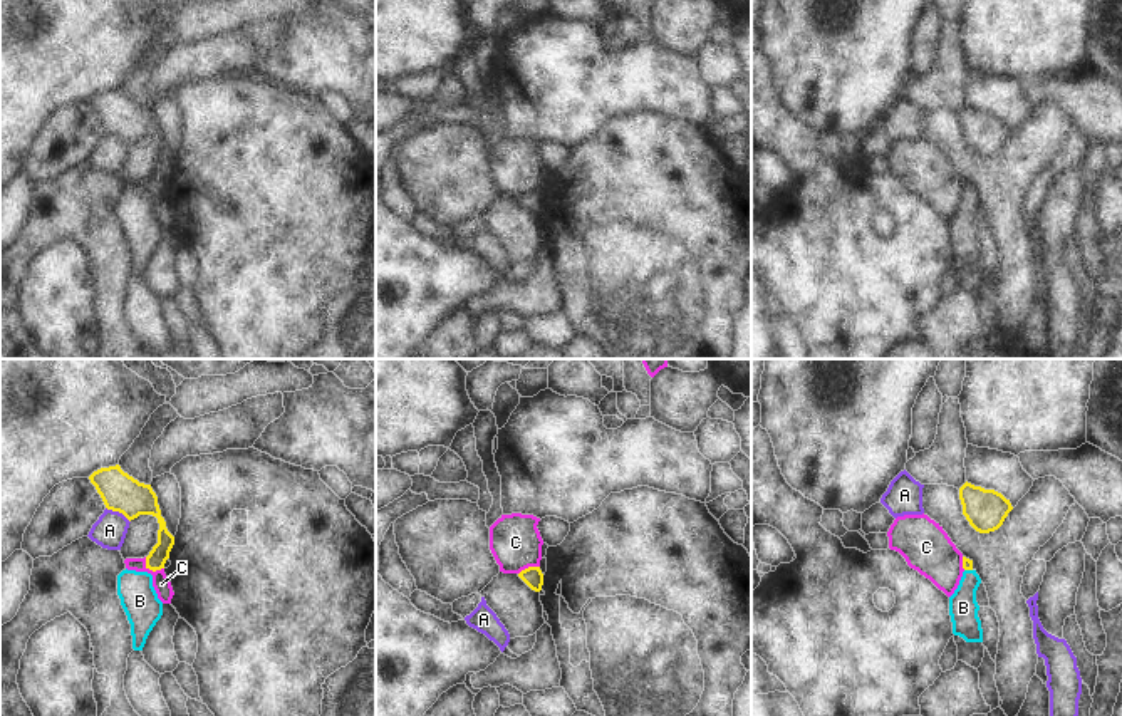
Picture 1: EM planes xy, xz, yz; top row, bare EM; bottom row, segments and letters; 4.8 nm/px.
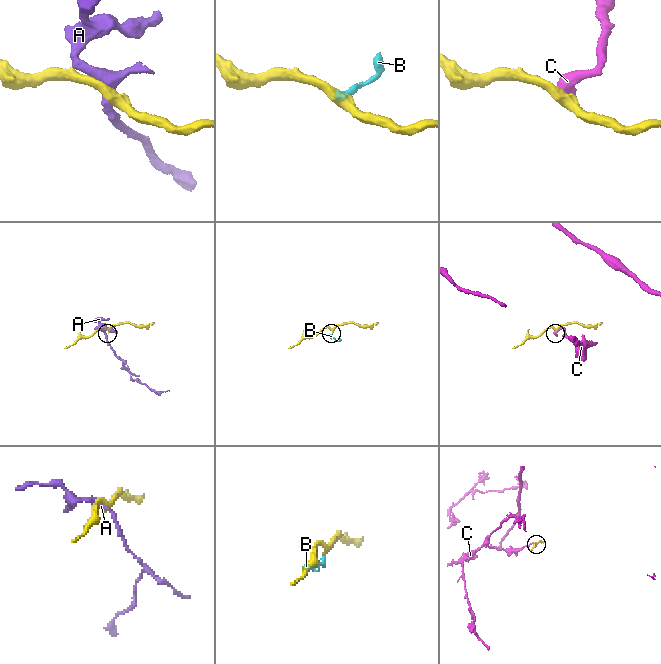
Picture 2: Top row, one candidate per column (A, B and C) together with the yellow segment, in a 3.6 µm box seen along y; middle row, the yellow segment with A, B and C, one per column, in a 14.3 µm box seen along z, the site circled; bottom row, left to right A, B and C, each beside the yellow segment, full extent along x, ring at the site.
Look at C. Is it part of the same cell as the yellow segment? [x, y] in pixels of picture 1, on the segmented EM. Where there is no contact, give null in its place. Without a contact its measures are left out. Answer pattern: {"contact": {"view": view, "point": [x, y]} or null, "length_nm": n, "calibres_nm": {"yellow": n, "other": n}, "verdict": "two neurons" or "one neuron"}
{"contact": {"view": "xy", "point": [151, 569]}, "length_nm": 110, "calibres_nm": {"yellow": 90, "other": 90}, "verdict": "two neurons"}

